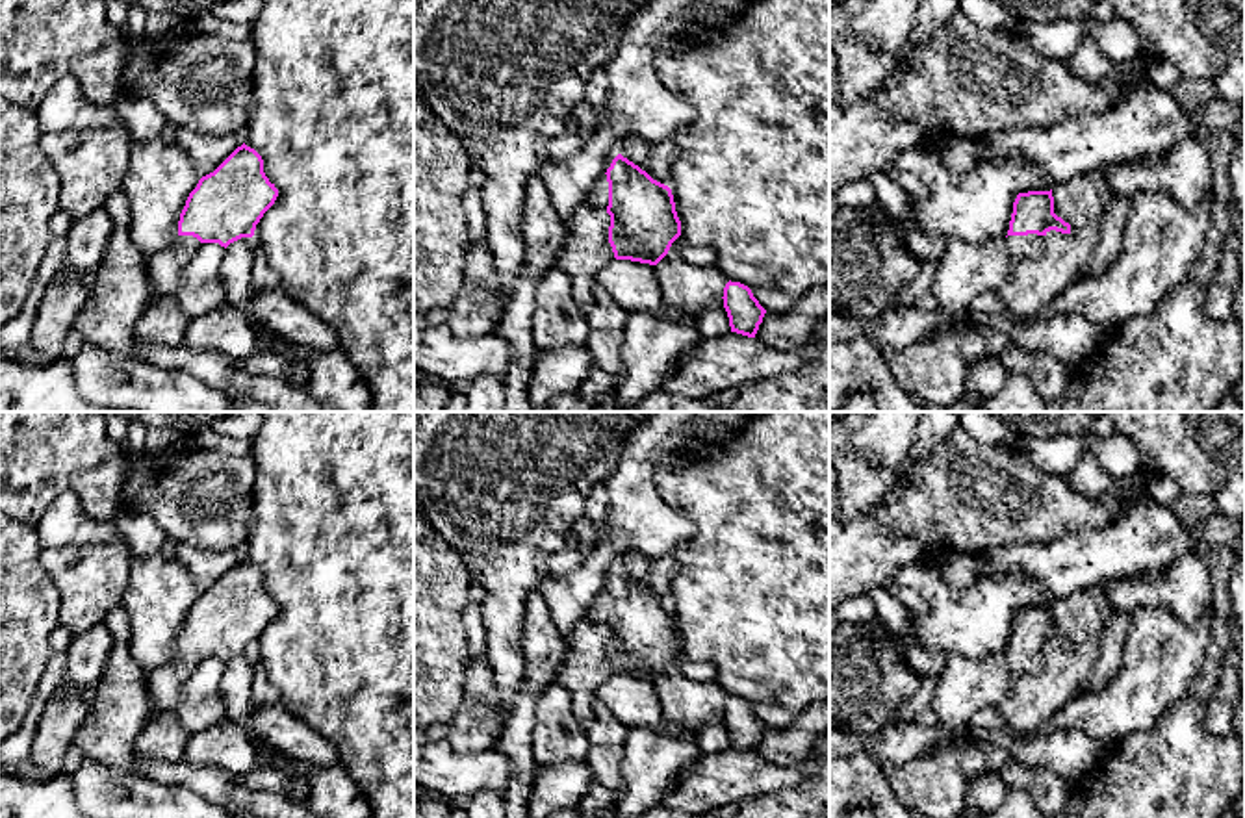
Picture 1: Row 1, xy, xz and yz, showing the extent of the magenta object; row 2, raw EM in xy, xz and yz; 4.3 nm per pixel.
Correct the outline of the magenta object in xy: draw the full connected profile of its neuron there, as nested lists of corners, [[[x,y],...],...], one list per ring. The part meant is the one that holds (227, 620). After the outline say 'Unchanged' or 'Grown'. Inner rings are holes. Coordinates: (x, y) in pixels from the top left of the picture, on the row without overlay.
[[[245,558],[237,562],[189,608],[173,660],[147,671],[150,709],[173,710],[202,658],[226,664],[241,653],[252,653],[276,612],[278,605],[265,592],[262,571]]]. Grown

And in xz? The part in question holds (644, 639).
[[[618,569],[588,607],[584,620],[610,631],[616,675],[657,681],[681,651],[672,605]]]. Grown

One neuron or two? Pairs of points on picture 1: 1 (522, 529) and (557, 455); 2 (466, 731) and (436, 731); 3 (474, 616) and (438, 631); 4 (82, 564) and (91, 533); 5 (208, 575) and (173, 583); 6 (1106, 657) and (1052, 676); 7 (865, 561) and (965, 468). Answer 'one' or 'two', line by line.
1: one
2: two
3: two
4: two
5: two
6: two
7: one

